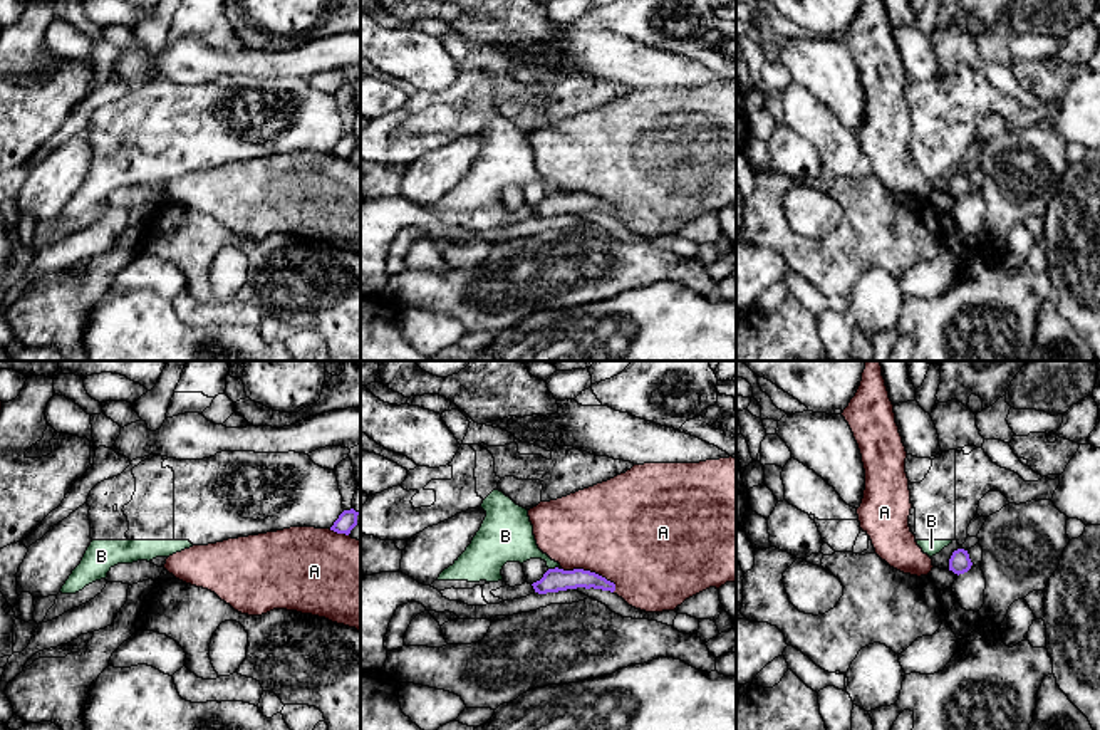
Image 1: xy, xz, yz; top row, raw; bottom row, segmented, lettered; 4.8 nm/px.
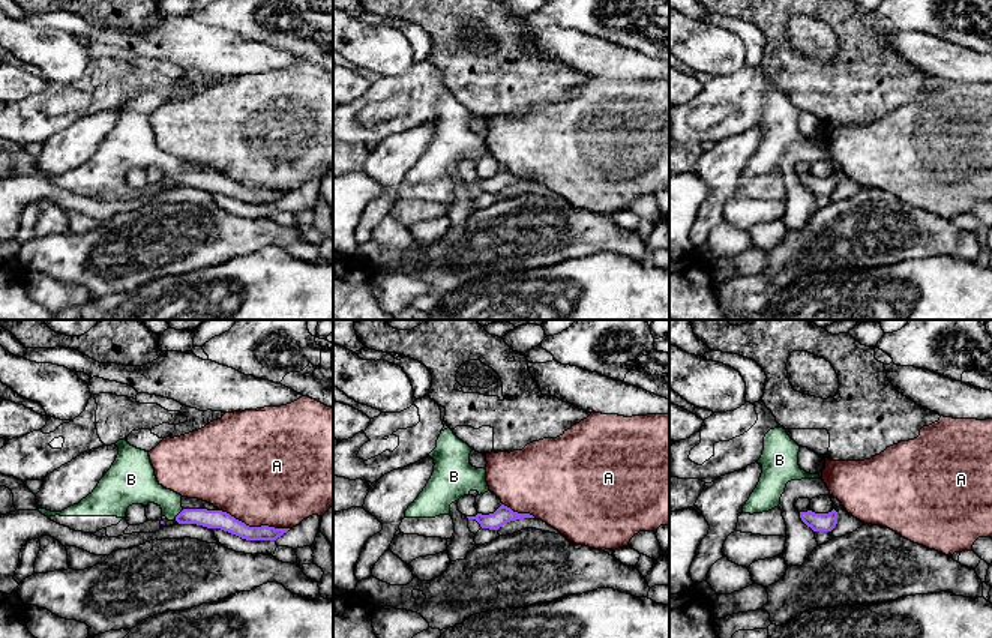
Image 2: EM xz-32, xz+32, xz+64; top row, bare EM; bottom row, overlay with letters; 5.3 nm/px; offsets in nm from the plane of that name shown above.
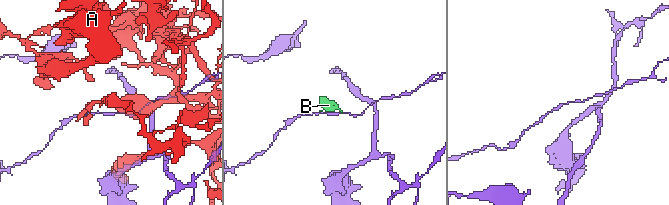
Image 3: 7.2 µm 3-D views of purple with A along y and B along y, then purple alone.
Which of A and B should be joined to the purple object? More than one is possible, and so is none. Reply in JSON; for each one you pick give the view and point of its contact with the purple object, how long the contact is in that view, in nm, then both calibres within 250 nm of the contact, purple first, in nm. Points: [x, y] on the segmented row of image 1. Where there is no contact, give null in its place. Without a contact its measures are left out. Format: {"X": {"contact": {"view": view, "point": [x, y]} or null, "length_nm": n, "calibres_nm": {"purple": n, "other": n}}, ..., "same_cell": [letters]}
{"same_cell": []}

